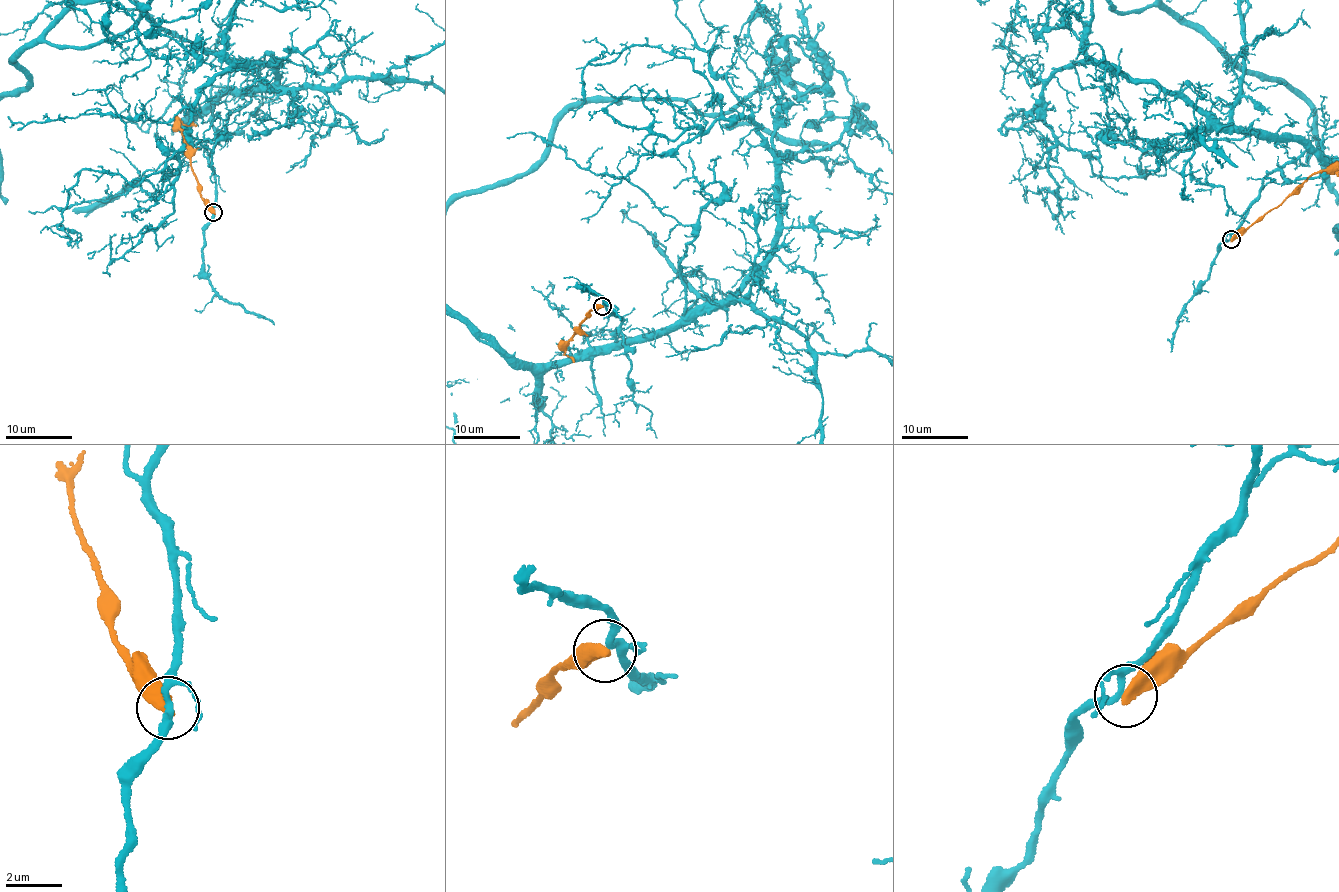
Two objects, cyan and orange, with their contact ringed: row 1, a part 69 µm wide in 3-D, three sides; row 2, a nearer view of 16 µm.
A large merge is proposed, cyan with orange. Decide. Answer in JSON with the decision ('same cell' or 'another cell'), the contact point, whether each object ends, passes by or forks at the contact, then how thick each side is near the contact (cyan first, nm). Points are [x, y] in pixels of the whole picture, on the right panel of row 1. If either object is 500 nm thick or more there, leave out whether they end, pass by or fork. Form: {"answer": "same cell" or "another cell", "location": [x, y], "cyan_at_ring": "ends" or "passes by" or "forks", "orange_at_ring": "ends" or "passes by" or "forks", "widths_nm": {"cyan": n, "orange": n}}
{"answer": "another cell", "location": [1231, 239], "widths_nm": {"cyan": 190, "orange": 500}}

